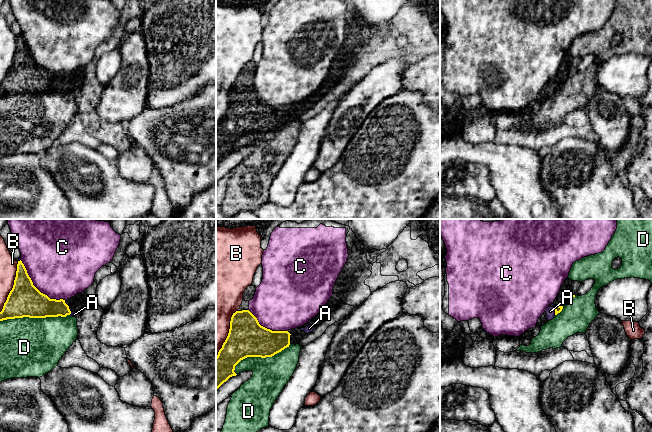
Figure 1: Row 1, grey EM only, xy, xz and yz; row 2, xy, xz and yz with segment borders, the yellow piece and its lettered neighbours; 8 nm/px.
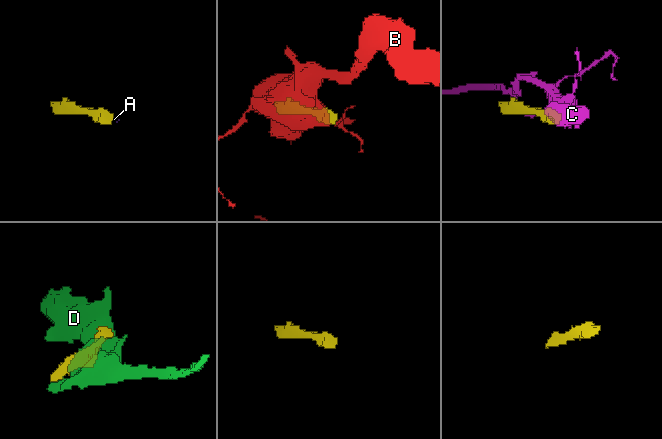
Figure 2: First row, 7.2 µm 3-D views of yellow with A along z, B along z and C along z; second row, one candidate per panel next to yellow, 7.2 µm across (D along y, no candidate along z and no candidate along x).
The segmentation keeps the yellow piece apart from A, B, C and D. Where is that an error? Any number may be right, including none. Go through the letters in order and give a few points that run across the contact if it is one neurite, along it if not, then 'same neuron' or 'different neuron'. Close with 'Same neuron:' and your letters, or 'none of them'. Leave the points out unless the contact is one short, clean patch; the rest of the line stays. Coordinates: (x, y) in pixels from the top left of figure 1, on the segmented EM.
A: line yz (558, 309), (555, 311), (550, 311); same neuron
B: different neuron
C: different neuron
D: different neuron
Same neuron: A

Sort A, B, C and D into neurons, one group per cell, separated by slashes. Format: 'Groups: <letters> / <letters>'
Groups: A / B / C / D

